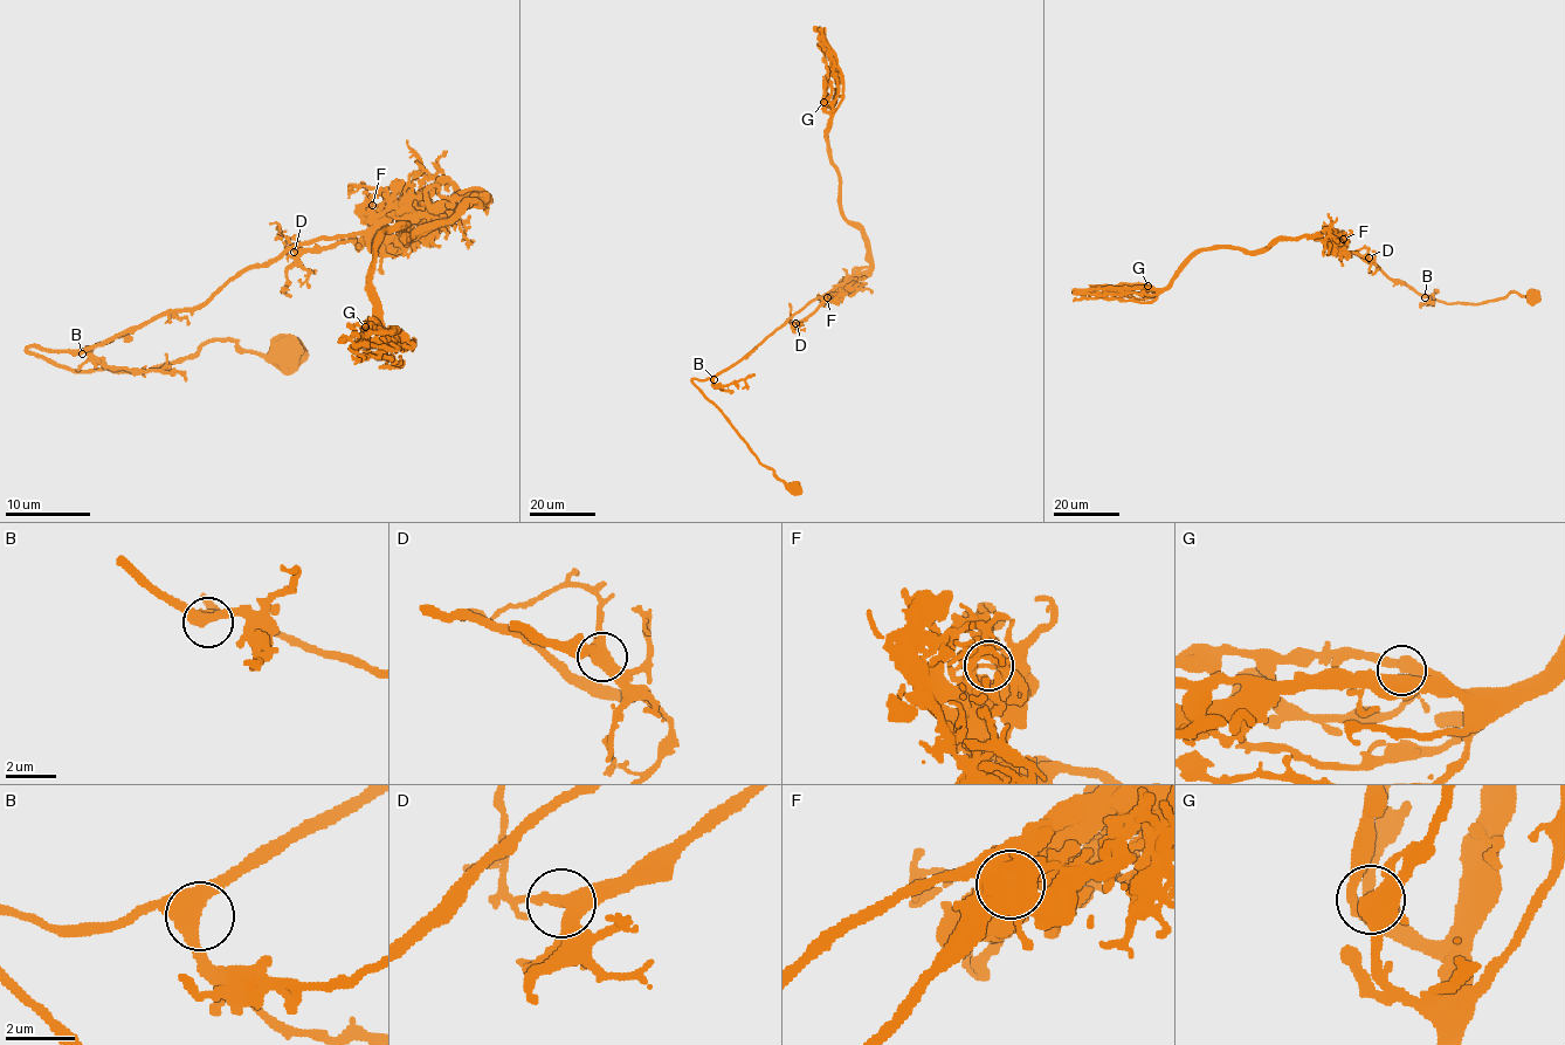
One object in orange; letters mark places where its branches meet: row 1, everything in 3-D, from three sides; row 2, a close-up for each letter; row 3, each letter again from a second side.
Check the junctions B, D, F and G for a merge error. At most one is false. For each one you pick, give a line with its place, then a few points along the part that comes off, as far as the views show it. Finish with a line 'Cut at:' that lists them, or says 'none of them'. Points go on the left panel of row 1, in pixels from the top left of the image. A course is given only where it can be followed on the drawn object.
F: place (372, 205); course (372, 205), (482, 197), (414, 238), (383, 235), (372, 298), (399, 366), (354, 364)
Cut at: F

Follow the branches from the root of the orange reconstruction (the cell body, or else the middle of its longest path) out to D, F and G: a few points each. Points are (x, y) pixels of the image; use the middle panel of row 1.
D: (795, 488), (759, 462), (691, 379), (707, 379), (730, 368), (809, 303), (824, 297), (795, 323)
F: (795, 488), (759, 462), (691, 379), (707, 379), (730, 368), (809, 303), (827, 297)
G: (795, 488), (759, 462), (691, 379), (730, 368), (869, 266), (867, 238), (841, 207), (824, 102)

